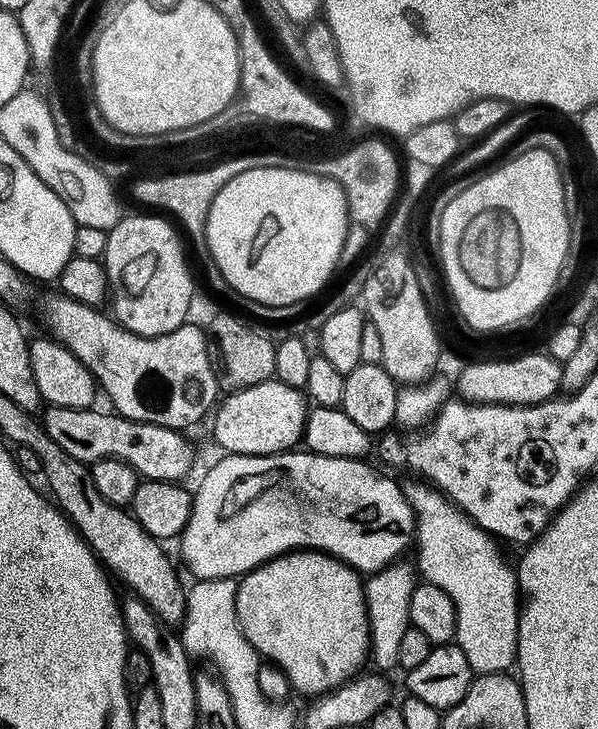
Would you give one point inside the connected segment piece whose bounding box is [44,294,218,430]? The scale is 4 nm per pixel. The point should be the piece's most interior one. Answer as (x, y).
(168, 380)

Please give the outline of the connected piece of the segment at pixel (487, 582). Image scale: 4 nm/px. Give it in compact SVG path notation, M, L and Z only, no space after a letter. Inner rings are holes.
M415 482L416 484L407 485L406 495L412 511L416 514L416 534L414 537L414 553L416 552L417 560L414 560L415 567L418 569L419 575L425 581L434 586L438 586L442 590L446 590L446 594L450 594L450 598L456 607L456 638L455 643L460 645L462 654L466 654L466 662L470 662L473 673L483 674L485 672L503 672L507 673L509 669L516 663L516 643L518 642L518 626L520 625L520 610L522 607L522 593L518 587L518 576L510 565L504 561L504 556L500 553L501 545L488 533L487 527L481 526L465 509L453 504L447 500L443 494L437 492L435 488L424 482Z

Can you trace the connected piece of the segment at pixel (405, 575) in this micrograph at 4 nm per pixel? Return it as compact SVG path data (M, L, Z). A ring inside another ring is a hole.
M397 562L389 564L380 572L371 573L364 580L364 601L368 610L368 629L372 646L370 660L380 668L393 668L398 665L398 649L402 643L402 634L409 628L410 594L414 594L418 583L418 572L411 563Z

